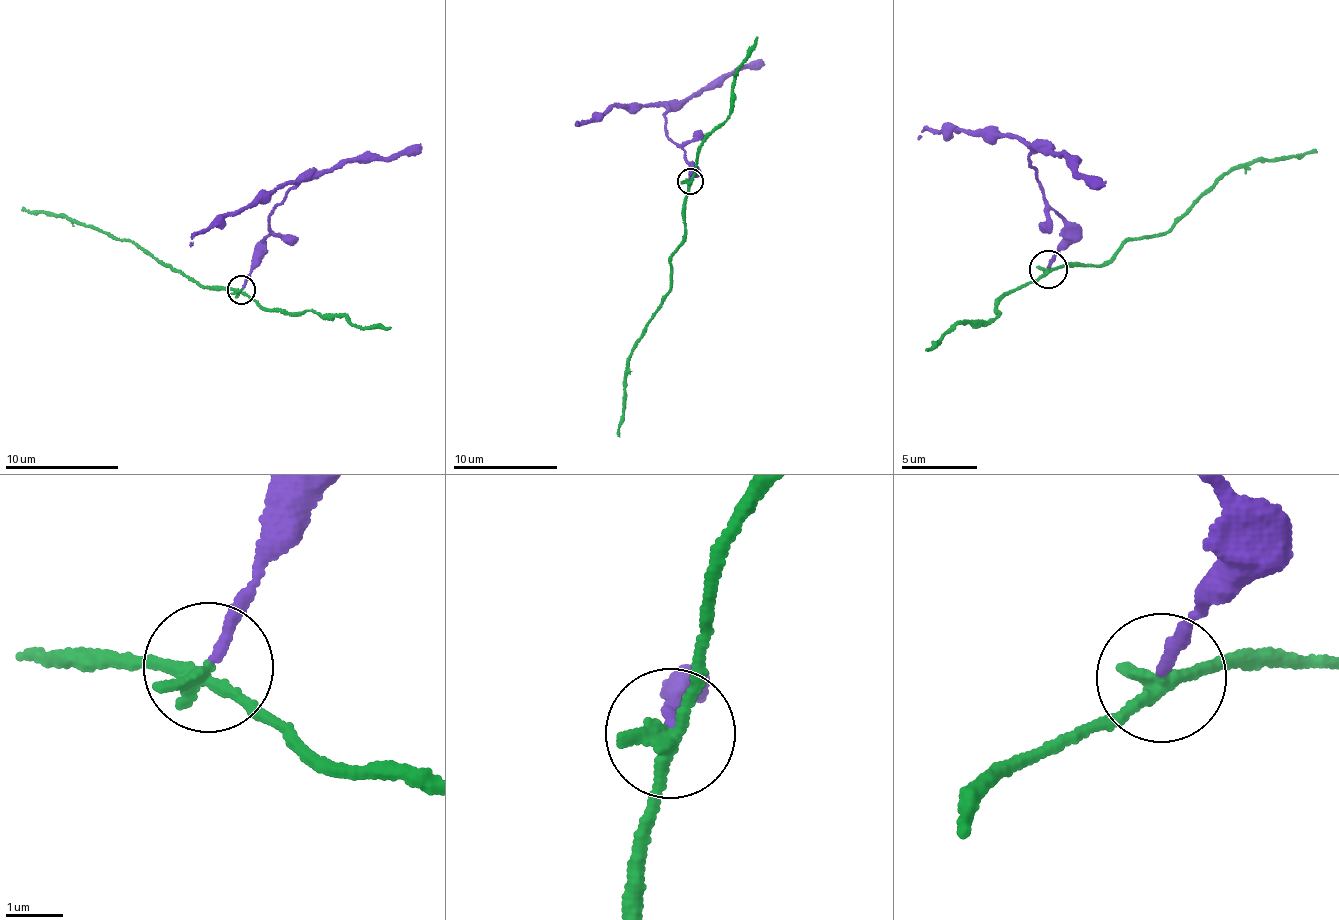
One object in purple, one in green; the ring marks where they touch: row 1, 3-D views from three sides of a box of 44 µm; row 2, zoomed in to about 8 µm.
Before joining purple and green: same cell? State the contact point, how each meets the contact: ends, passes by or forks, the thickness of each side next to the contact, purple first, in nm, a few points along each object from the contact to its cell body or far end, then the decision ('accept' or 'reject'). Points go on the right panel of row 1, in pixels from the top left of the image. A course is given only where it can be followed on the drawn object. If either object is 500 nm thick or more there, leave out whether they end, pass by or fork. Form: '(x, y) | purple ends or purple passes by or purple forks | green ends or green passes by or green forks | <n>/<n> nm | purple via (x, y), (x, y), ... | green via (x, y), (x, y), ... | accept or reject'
(1048, 269) | purple ends | green passes by | 200/240 nm | purple via (1048, 268), (1062, 215), (1044, 196), (1032, 150), (986, 127), (947, 123), (918, 140) | green via (1048, 268), (1117, 259), (1128, 240), (1171, 230), (1229, 171), (1316, 147) | reject

